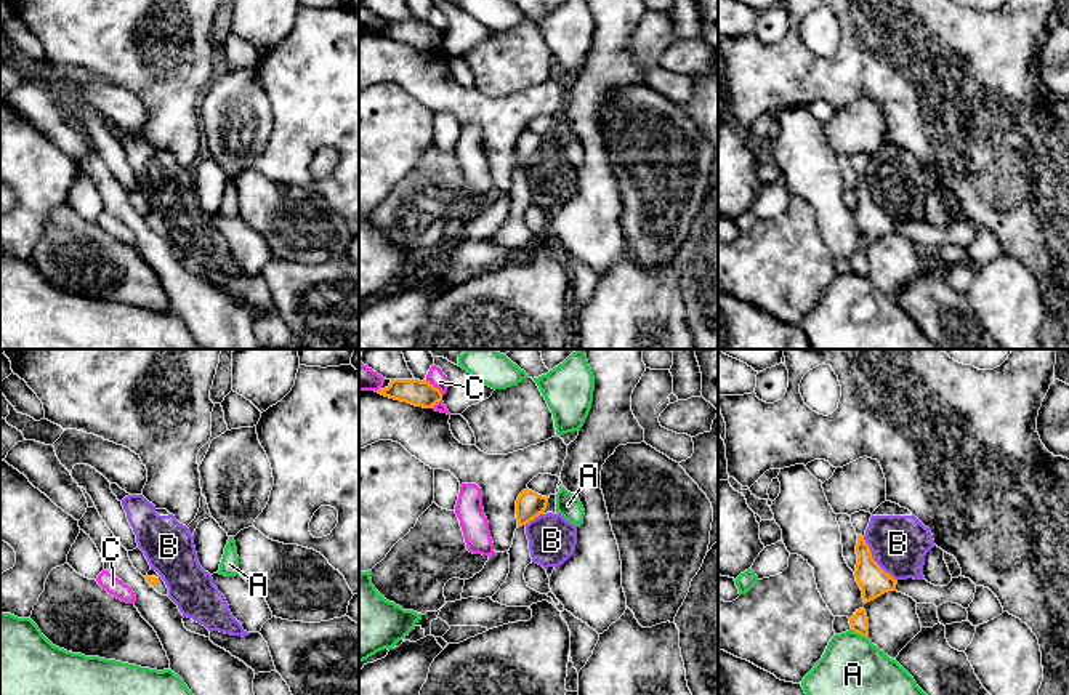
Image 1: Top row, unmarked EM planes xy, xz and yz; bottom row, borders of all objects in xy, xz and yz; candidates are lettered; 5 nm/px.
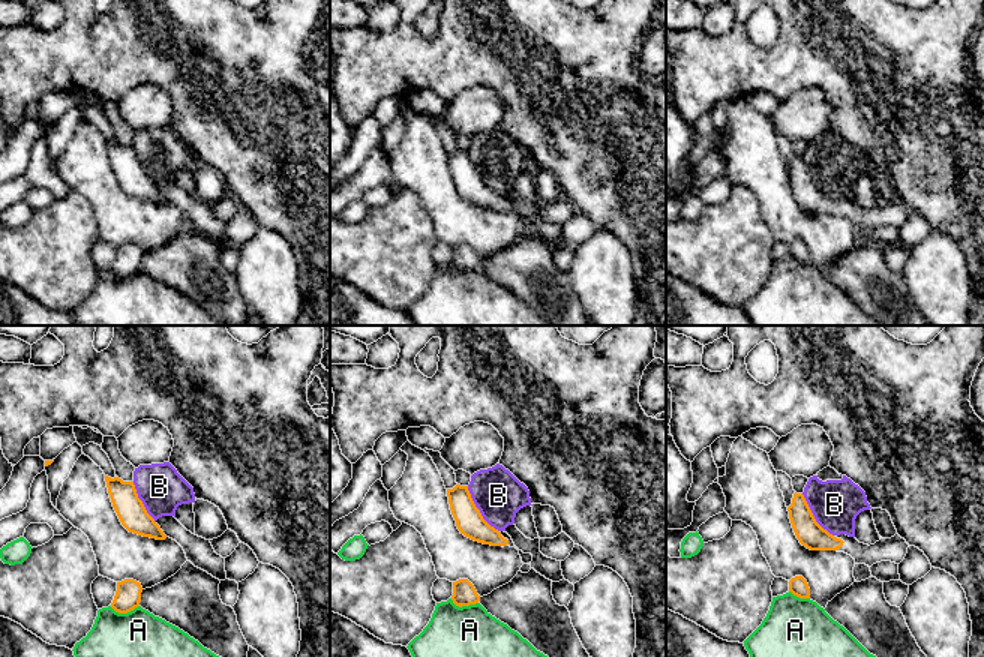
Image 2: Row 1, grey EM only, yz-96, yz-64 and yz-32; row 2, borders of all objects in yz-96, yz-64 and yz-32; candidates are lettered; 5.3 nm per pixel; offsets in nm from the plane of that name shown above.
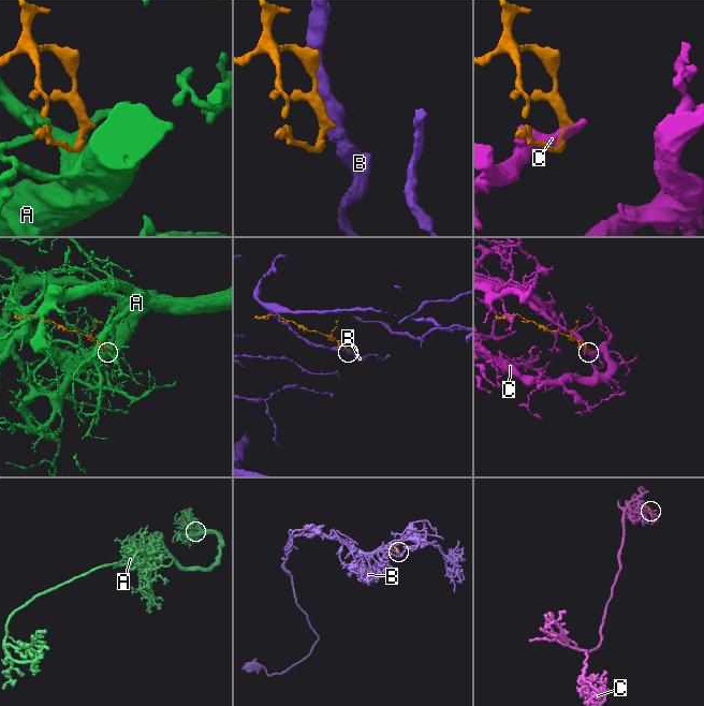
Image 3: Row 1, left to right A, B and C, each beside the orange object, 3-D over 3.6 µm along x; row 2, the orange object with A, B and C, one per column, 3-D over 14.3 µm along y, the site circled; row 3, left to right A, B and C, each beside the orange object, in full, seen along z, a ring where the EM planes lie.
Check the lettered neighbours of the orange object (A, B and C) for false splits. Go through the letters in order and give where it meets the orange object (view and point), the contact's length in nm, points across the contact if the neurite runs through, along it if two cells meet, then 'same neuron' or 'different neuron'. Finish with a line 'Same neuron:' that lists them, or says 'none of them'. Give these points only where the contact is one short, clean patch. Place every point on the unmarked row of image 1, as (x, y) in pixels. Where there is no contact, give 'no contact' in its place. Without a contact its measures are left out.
A: contact yz (859, 274); length 100 nm; border yz (851, 269), (867, 279); different neuron
B: contact yz (872, 200); length 280 nm; different neuron
C: contact xz (433, 28); length 120 nm; different neuron
Same neuron: none of them

